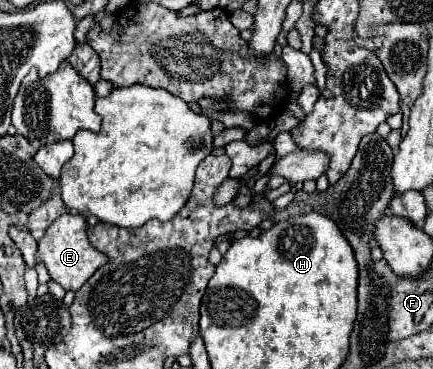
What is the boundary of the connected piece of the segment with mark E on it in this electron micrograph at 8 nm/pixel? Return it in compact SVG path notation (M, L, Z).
M64 214L58 220L54 220L54 224L50 224L50 228L38 244L38 256L46 264L50 278L66 290L78 290L94 270L106 264L106 256L102 256L102 252L92 248L92 244L88 242L86 228L88 224L82 214Z

